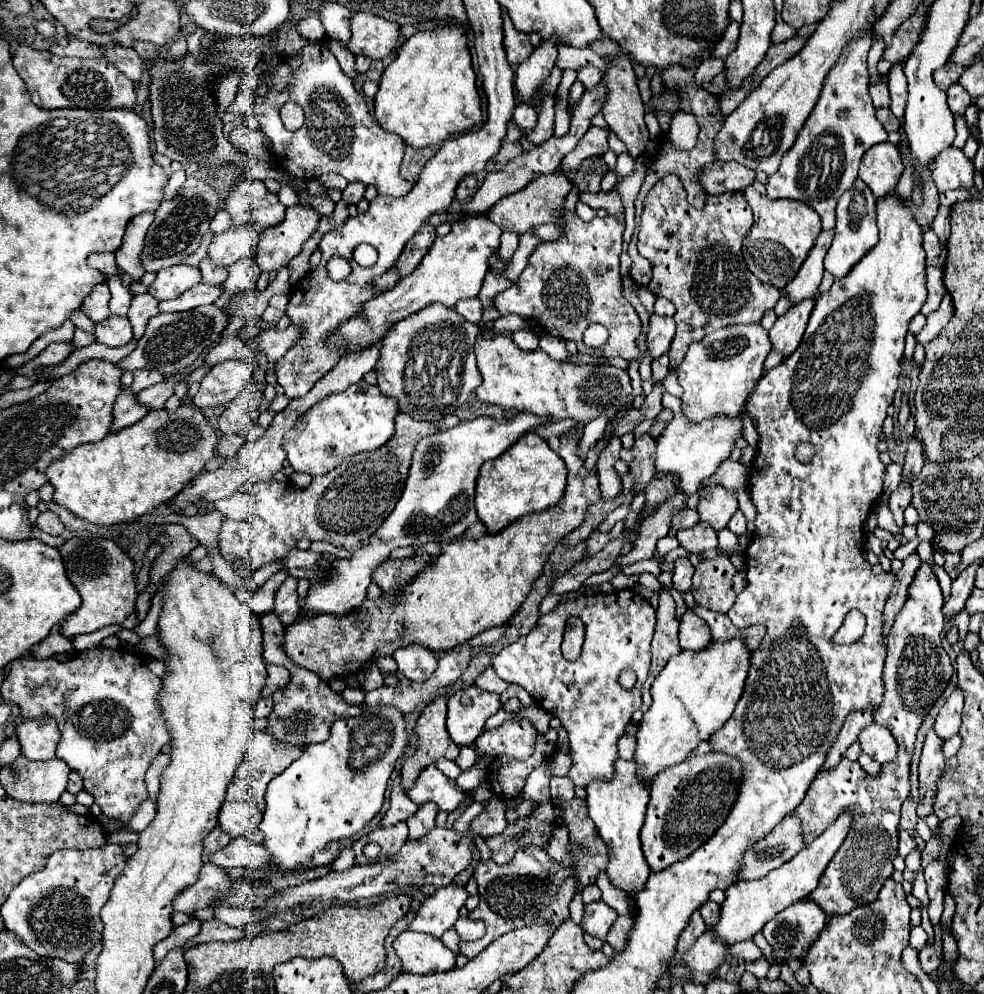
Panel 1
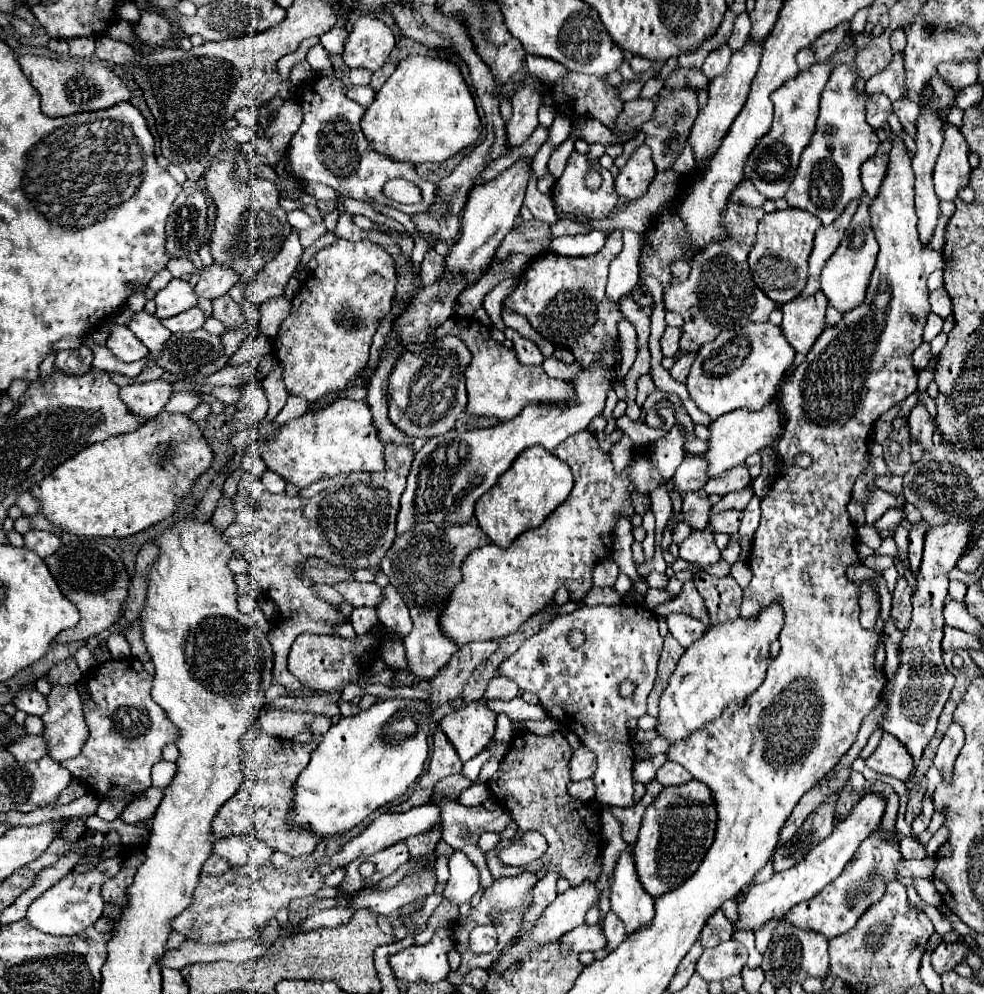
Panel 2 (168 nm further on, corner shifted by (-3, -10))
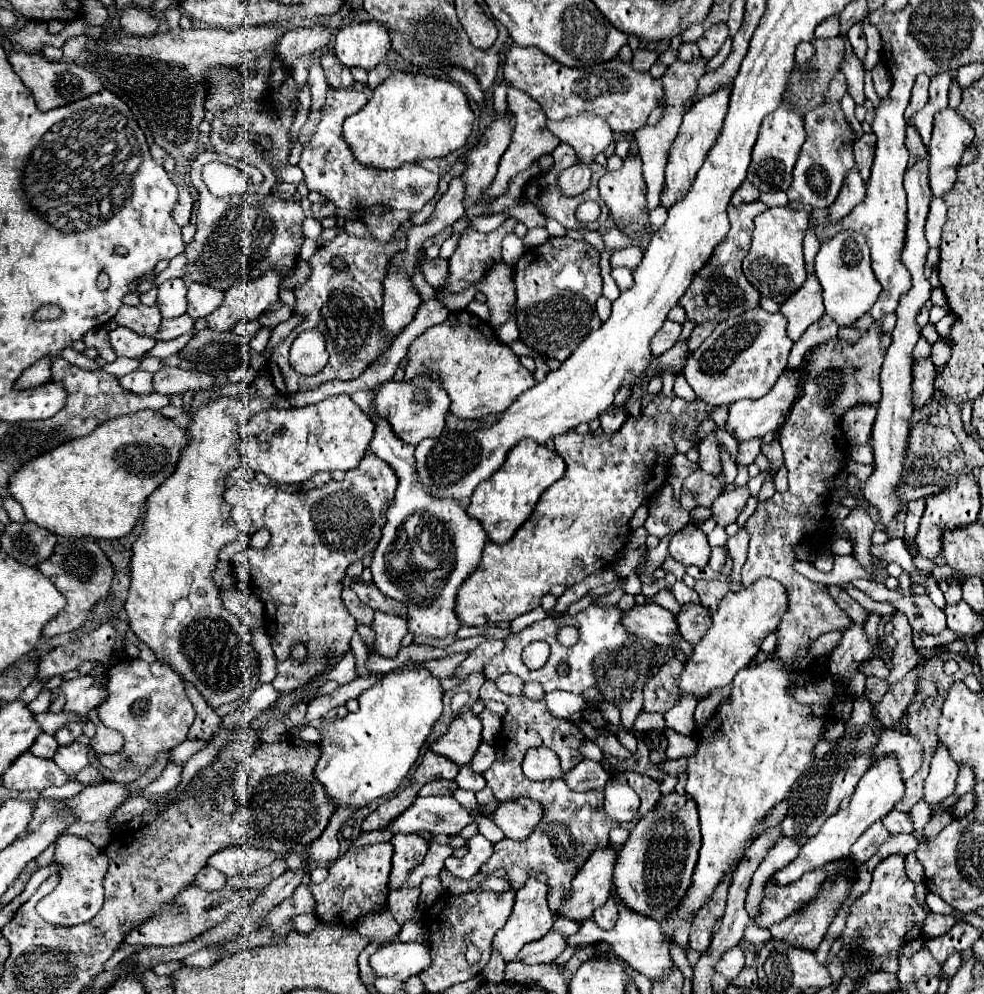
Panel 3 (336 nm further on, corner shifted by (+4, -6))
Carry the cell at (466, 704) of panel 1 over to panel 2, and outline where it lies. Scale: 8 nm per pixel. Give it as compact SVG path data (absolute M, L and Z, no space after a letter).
M482 699L448 713L440 721L440 729L446 733L462 761L476 757L490 745L494 737L494 725L496 713Z

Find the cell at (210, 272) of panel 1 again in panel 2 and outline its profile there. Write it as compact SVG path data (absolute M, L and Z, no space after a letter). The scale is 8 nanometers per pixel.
M222 295L222 297L214 299L214 301L212 301L212 307L214 307L214 313L212 313L212 315L214 315L216 319L220 319L228 329L234 329L234 327L242 325L244 317L242 317L238 305L232 301L230 295Z

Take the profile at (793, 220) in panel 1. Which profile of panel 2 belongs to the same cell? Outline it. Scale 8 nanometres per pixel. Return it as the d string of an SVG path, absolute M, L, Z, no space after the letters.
M776 209L774 213L766 213L758 225L758 235L756 235L756 245L752 247L750 255L748 255L748 263L750 263L750 271L752 277L756 281L756 285L774 301L778 303L788 303L792 299L796 299L800 295L800 291L804 289L806 281L808 281L808 257L812 253L812 241L814 241L814 233L816 229L822 225L822 221L818 221L818 217L812 217L806 211L800 209Z

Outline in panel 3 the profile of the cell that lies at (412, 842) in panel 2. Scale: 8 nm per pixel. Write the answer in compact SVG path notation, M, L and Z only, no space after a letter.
M397 833L393 835L391 845L395 853L393 853L393 869L389 885L391 889L399 889L407 881L411 869L415 869L423 861L429 843L417 833Z

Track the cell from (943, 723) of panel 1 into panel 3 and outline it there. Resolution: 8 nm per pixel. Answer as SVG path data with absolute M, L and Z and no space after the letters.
M939 745L935 755L933 755L933 761L931 761L929 775L925 779L923 799L929 805L929 809L933 809L937 803L941 803L949 795L953 795L957 771L959 771L957 763L951 761L951 755L947 753L945 745Z

